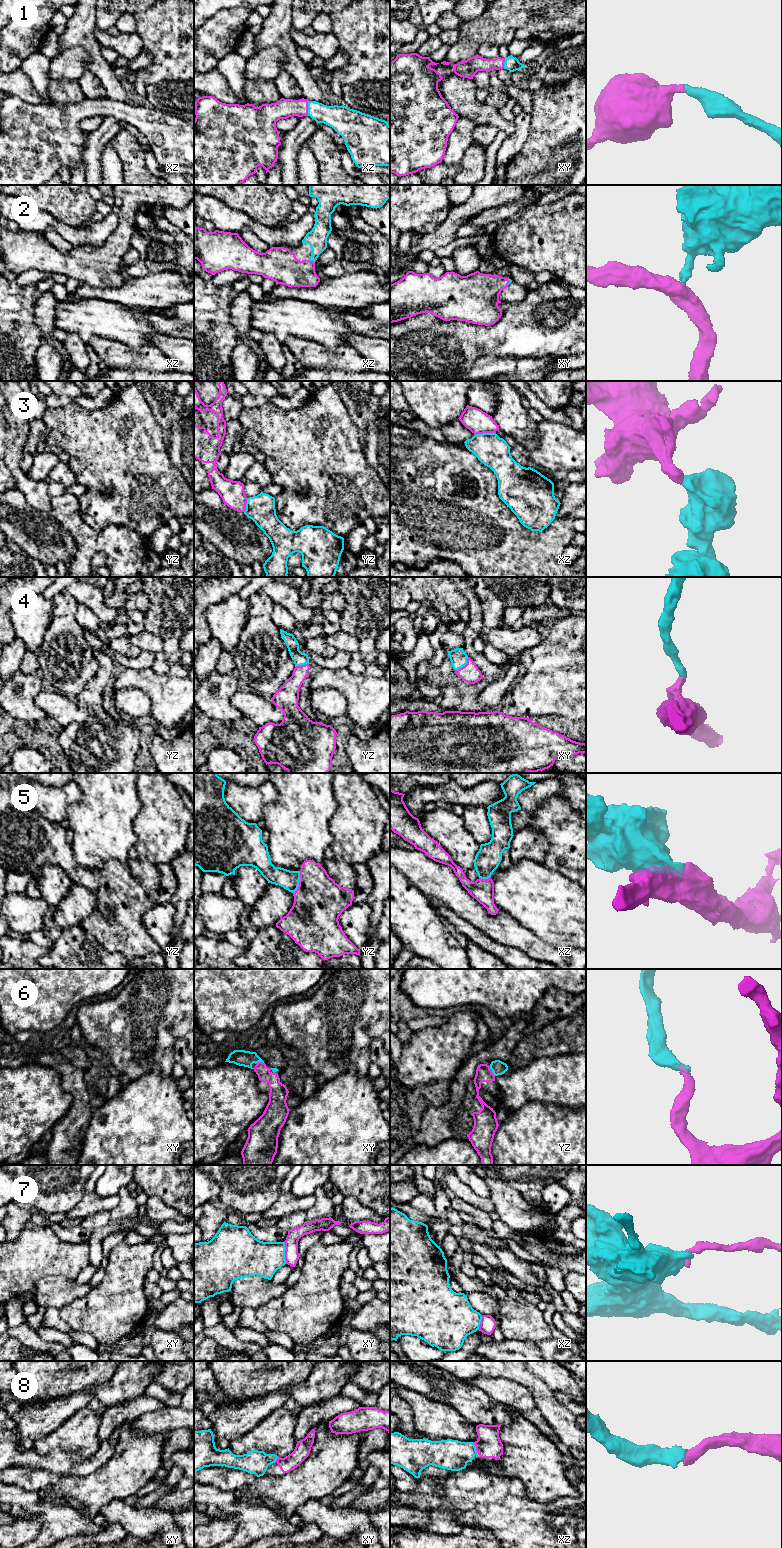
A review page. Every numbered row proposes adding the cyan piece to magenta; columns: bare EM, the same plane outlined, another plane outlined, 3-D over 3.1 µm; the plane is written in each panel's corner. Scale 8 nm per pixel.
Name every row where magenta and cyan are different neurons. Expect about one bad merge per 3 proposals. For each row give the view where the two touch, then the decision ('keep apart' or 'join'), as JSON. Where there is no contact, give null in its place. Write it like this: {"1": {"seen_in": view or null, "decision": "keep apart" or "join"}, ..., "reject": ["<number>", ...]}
{"1": {"seen_in": "xz", "decision": "join"}, "2": {"seen_in": "xz", "decision": "join"}, "3": {"seen_in": "xz", "decision": "keep apart"}, "4": {"seen_in": "xy", "decision": "join"}, "5": {"seen_in": "yz", "decision": "join"}, "6": {"seen_in": "yz", "decision": "join"}, "7": {"seen_in": "xy", "decision": "keep apart"}, "8": {"seen_in": "xz", "decision": "join"}, "reject": ["3", "7"]}

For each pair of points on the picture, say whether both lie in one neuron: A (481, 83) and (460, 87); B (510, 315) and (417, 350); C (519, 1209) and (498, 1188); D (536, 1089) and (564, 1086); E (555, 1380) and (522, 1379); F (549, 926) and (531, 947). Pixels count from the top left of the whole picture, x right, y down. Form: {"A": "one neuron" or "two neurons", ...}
{"A": "two neurons", "B": "one neuron", "C": "one neuron", "D": "one neuron", "E": "two neurons", "F": "two neurons"}

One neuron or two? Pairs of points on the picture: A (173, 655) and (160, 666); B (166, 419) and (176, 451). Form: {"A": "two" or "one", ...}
{"A": "one", "B": "one"}

